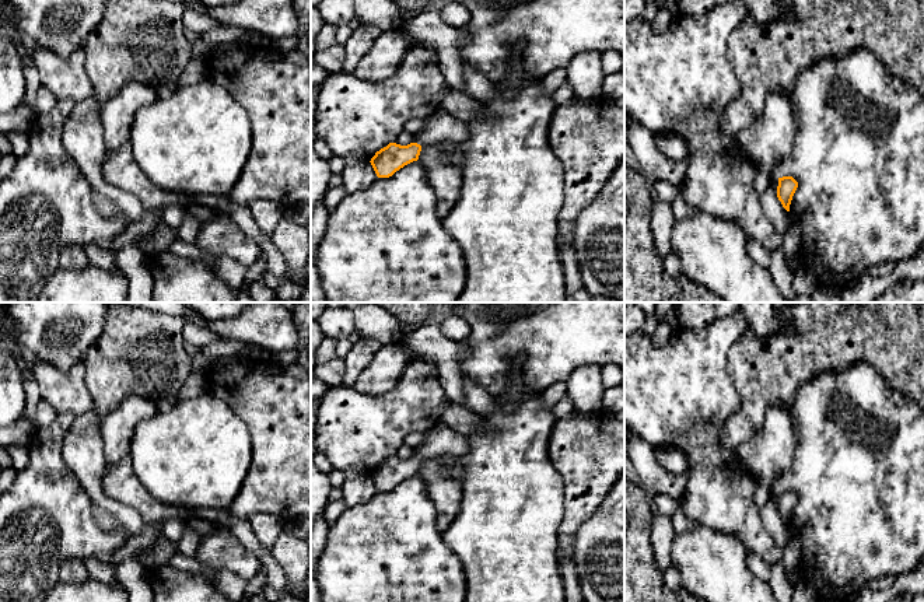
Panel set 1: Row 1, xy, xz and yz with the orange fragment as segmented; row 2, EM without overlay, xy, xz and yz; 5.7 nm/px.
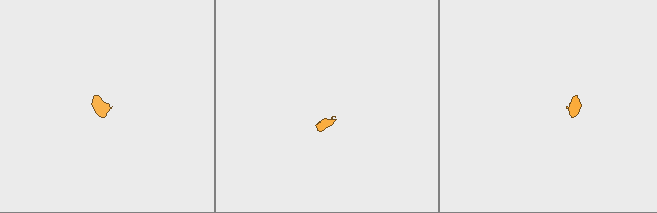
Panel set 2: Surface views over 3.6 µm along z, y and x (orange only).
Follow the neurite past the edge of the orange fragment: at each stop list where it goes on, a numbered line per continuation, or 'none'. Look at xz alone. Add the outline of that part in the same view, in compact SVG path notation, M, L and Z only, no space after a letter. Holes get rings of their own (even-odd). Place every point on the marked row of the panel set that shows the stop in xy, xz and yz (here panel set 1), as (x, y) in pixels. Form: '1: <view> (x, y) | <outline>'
1: xz (441, 126) | M444 109L424 119L426 126L413 136L413 143L437 144L441 141L462 143L469 137L469 127Z

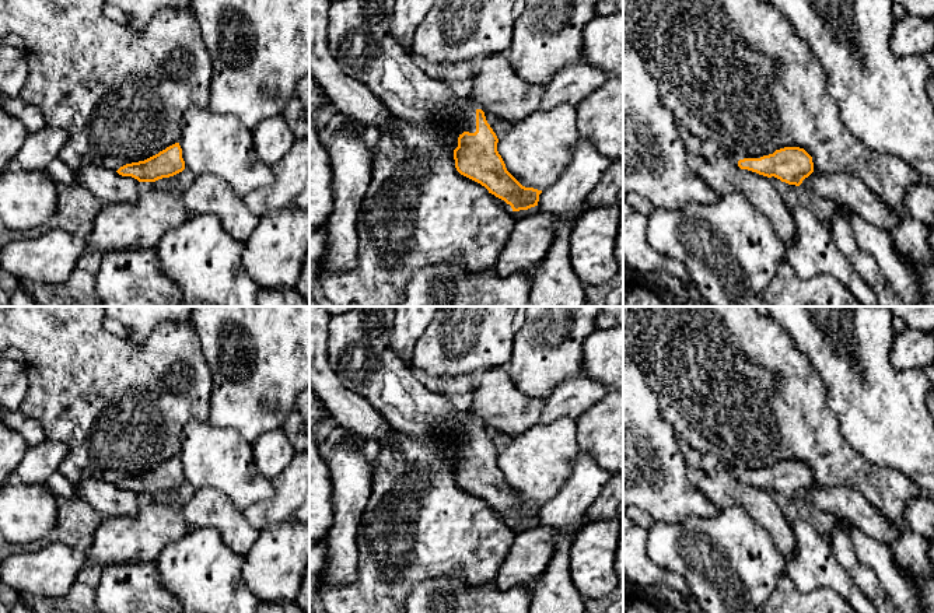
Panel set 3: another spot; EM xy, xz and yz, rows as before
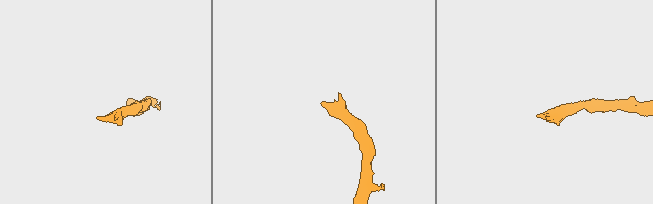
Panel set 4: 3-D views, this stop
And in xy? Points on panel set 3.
none

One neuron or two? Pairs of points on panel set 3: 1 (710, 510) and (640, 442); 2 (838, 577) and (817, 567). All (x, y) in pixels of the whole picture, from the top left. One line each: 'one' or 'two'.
1: one
2: one

